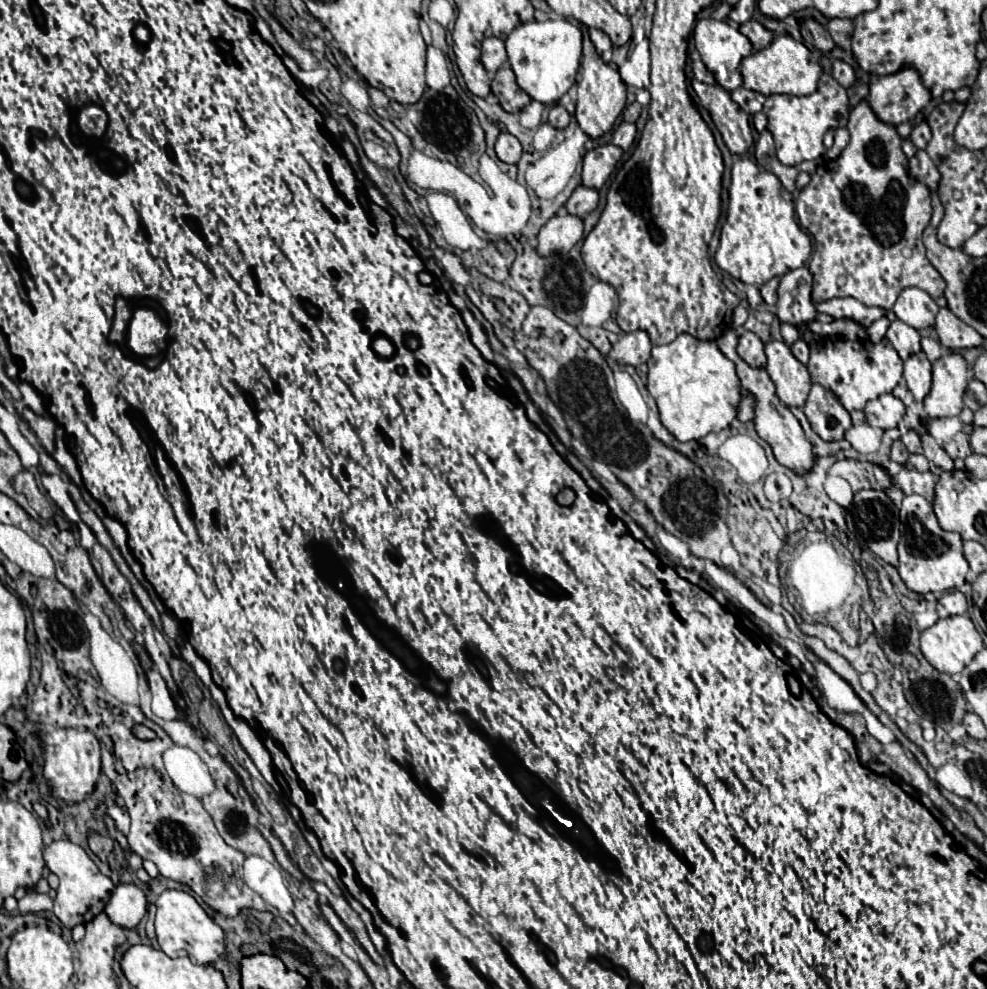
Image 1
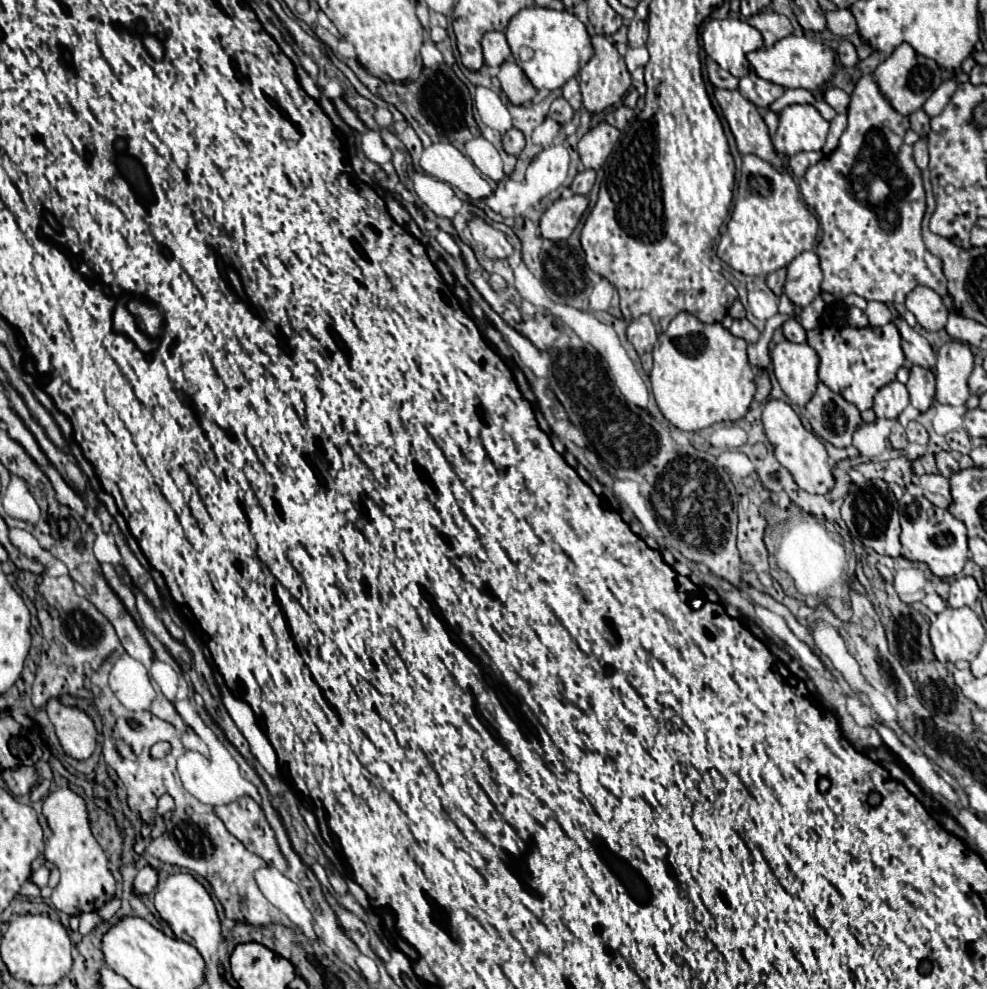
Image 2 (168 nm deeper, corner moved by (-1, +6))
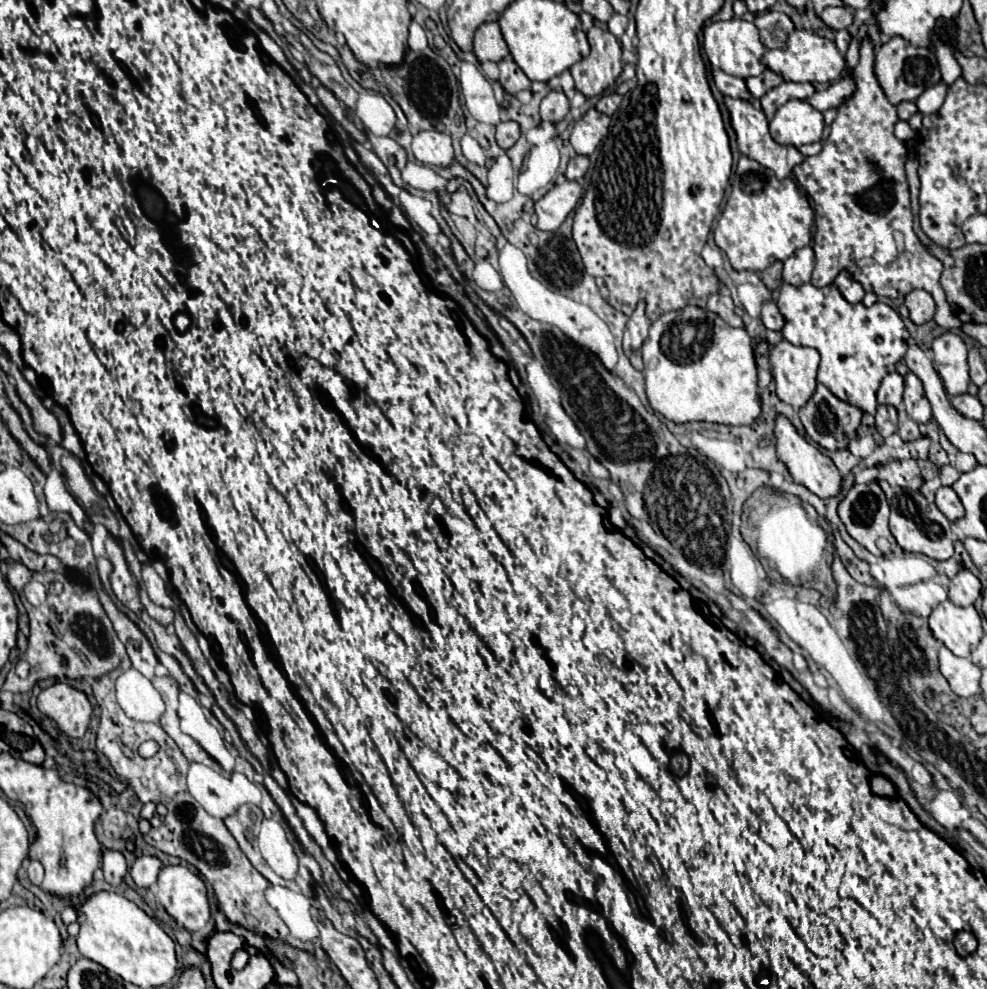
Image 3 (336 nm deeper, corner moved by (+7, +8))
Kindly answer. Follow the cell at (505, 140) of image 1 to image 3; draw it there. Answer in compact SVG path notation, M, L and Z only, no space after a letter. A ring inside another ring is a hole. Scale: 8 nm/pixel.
M500 122L496 126L496 142L500 148L508 150L520 138L520 126L516 122Z

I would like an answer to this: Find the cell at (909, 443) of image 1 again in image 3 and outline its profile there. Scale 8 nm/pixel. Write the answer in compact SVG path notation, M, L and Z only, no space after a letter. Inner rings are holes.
M902 406L898 408L898 416L900 416L898 434L900 434L900 438L902 438L902 440L910 442L910 440L918 440L918 438L922 438L918 424L916 424L916 422L914 422L906 412L904 412L904 408L902 408Z

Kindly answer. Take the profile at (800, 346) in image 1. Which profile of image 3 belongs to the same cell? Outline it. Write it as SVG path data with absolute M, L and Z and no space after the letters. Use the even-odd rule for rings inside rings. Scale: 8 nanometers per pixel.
M764 302L764 308L762 308L762 322L768 330L774 330L774 332L780 332L784 328L784 316L780 314L778 306L774 302Z

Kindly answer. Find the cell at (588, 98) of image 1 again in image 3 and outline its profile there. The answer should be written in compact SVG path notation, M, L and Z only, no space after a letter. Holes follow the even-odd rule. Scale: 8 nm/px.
M592 26L588 30L590 54L576 62L570 72L576 82L576 90L586 98L600 96L604 90L614 86L622 72L622 46L608 30Z

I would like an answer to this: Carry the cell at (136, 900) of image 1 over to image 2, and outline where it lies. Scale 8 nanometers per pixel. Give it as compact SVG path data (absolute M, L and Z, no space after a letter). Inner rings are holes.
M144 866L138 870L138 876L134 880L136 894L150 894L158 884L158 870L154 866Z

